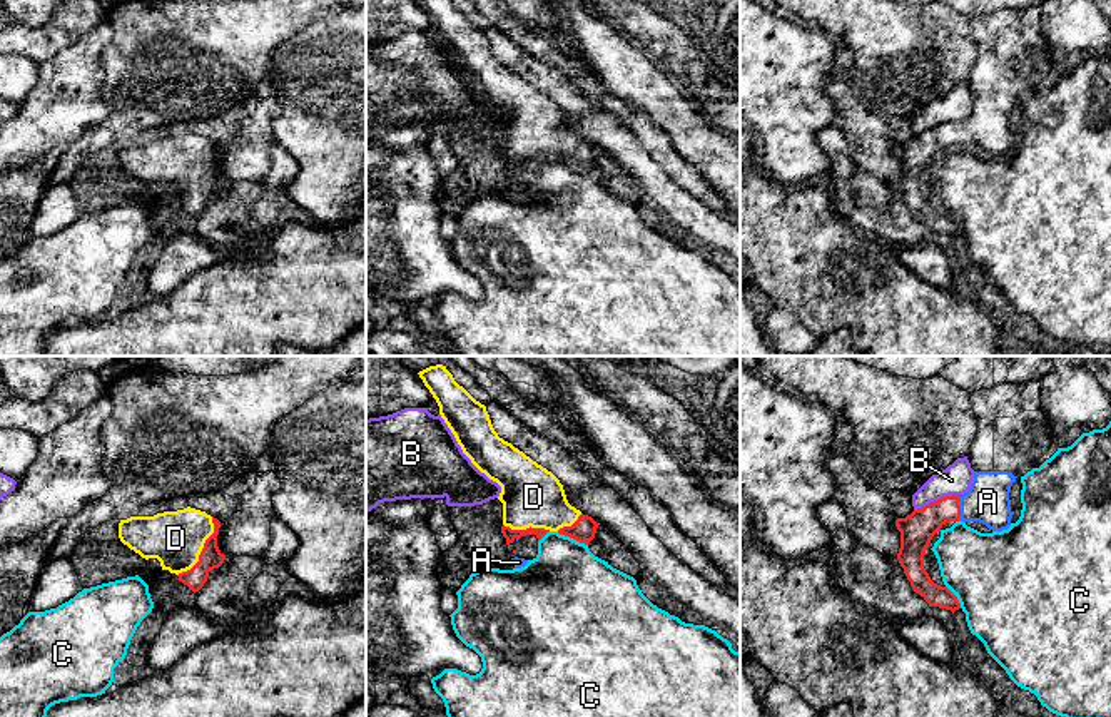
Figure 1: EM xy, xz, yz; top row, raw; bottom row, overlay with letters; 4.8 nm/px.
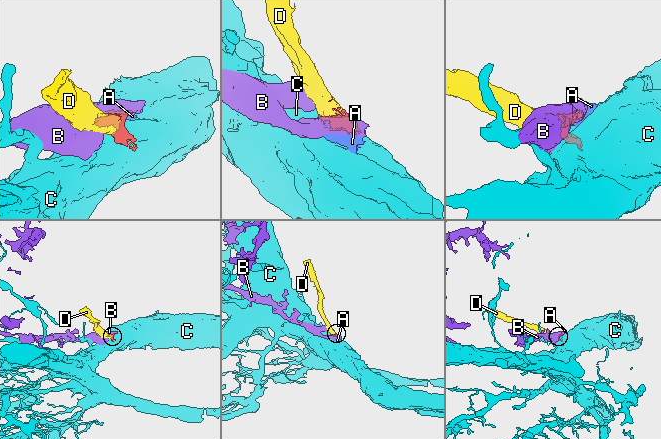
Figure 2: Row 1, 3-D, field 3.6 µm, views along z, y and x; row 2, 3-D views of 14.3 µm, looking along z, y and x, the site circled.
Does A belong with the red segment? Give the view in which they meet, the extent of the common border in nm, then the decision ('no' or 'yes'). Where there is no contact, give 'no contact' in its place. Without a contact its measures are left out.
yz | 130 nm | yes

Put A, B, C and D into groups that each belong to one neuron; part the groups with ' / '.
A D / B / C

